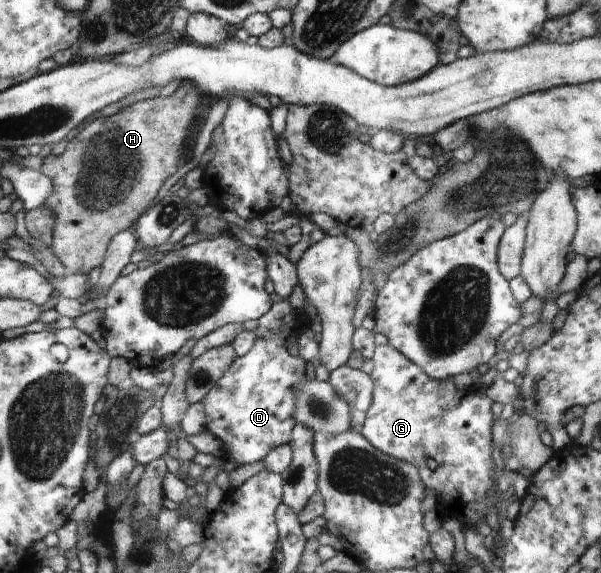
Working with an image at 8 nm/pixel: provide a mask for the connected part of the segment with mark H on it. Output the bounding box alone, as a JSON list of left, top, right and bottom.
[41,83,201,274]

